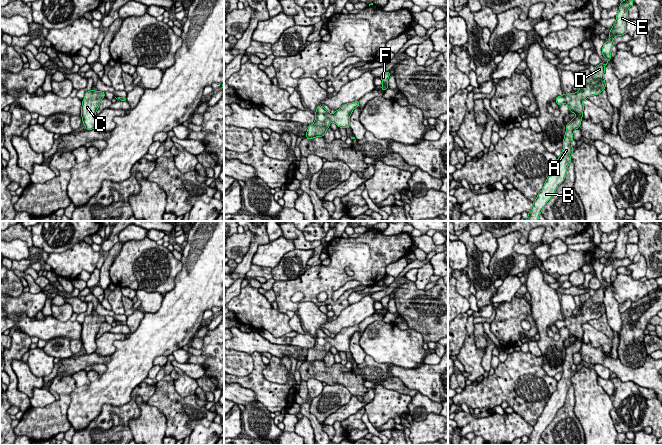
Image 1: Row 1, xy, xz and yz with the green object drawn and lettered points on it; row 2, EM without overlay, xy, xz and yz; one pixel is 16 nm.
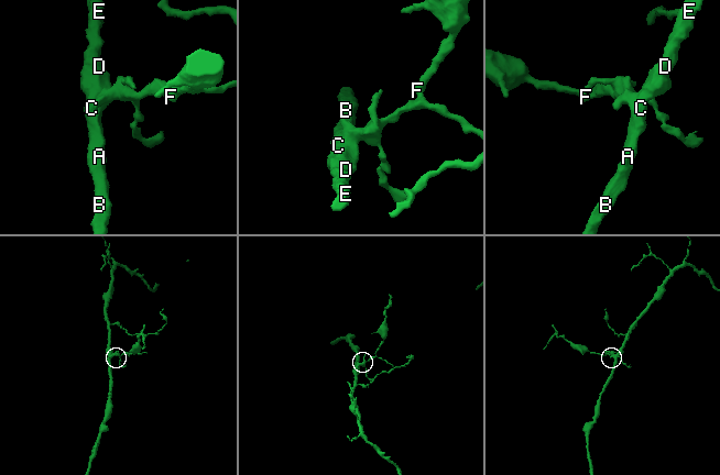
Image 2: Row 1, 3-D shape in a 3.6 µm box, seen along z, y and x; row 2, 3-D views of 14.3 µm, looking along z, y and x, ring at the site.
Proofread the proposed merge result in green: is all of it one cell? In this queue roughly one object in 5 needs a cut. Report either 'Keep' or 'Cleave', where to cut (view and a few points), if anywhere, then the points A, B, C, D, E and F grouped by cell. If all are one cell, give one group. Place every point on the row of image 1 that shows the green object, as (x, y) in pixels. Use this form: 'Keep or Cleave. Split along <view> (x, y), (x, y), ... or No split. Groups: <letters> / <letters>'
Keep. No split. Groups: A B C D E F

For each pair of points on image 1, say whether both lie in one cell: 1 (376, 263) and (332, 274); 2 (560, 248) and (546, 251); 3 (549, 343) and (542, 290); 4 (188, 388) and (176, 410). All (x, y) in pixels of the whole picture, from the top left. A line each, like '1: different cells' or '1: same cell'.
1: same cell
2: same cell
3: same cell
4: different cells

